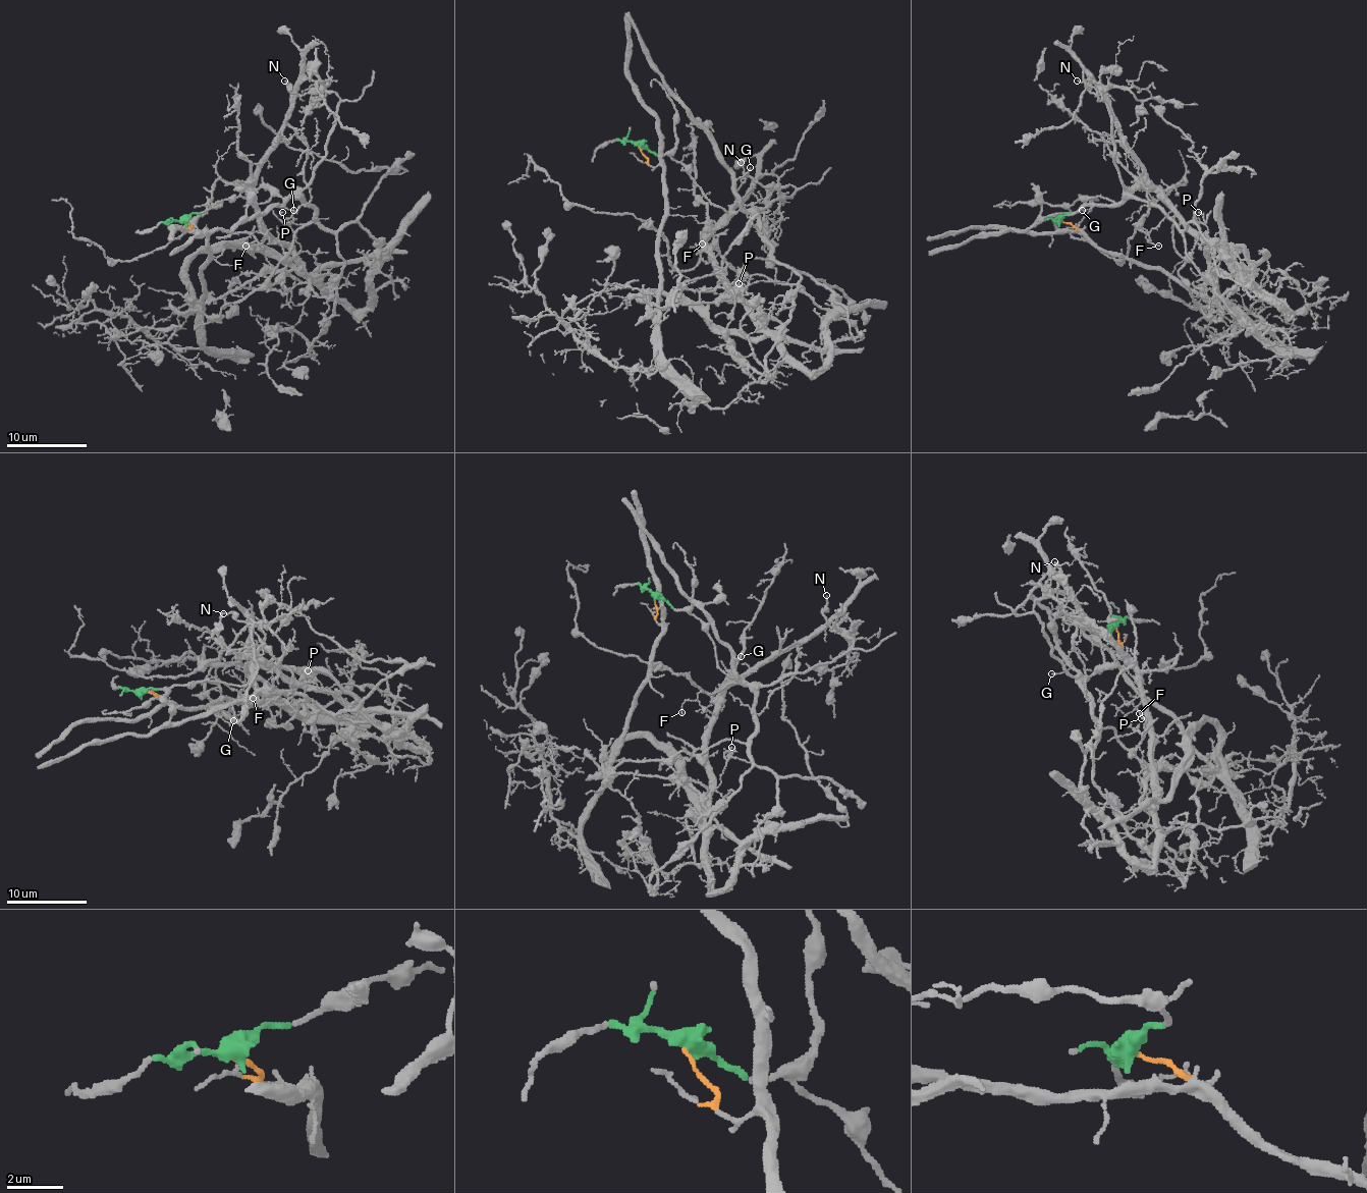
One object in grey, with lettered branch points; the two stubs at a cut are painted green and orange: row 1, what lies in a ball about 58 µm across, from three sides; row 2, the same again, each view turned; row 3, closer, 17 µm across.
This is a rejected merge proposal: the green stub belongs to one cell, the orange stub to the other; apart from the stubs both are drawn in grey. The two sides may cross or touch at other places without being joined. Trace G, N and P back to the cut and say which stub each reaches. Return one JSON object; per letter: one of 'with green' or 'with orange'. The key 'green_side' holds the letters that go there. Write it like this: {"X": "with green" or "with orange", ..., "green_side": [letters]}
{"G": "with green", "N": "with green", "P": "with orange", "green_side": ["G", "N"]}

